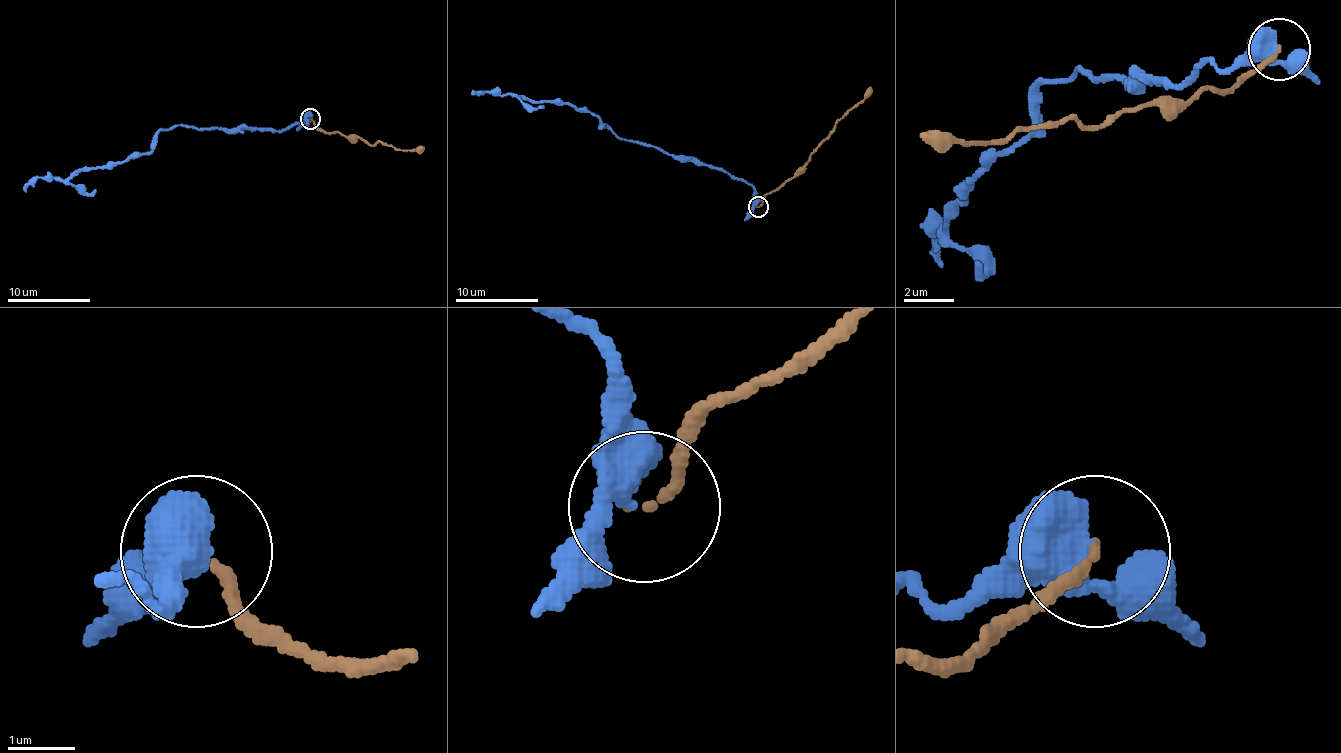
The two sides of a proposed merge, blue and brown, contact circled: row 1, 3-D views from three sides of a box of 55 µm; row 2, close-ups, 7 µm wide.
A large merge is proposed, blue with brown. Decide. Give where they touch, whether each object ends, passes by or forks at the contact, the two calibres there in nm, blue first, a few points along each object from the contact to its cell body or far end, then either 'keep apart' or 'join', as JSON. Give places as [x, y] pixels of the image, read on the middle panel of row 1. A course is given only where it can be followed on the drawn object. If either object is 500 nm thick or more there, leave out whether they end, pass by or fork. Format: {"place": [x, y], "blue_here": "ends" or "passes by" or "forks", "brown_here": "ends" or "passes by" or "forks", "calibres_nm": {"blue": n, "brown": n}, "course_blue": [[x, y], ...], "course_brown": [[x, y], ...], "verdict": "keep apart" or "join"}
{"place": [758, 207], "blue_here": "passes by", "brown_here": "ends", "calibres_nm": {"blue": 480, "brown": 150}, "course_blue": [[756, 207], [754, 188], [725, 172], [625, 140], [596, 115], [567, 103], [471, 95]], "course_brown": [[758, 207], [802, 165], [871, 86]], "verdict": "keep apart"}

